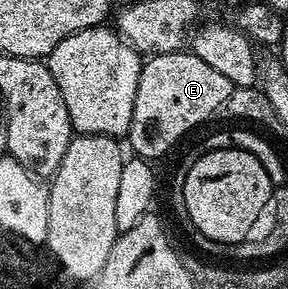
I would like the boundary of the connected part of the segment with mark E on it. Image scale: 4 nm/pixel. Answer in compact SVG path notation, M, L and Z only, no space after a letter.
M190 50L157 54L144 59L141 78L137 82L137 98L133 102L133 118L125 137L136 157L155 162L186 132L215 116L215 111L229 98L233 85L225 74L213 70L209 62L201 62Z

